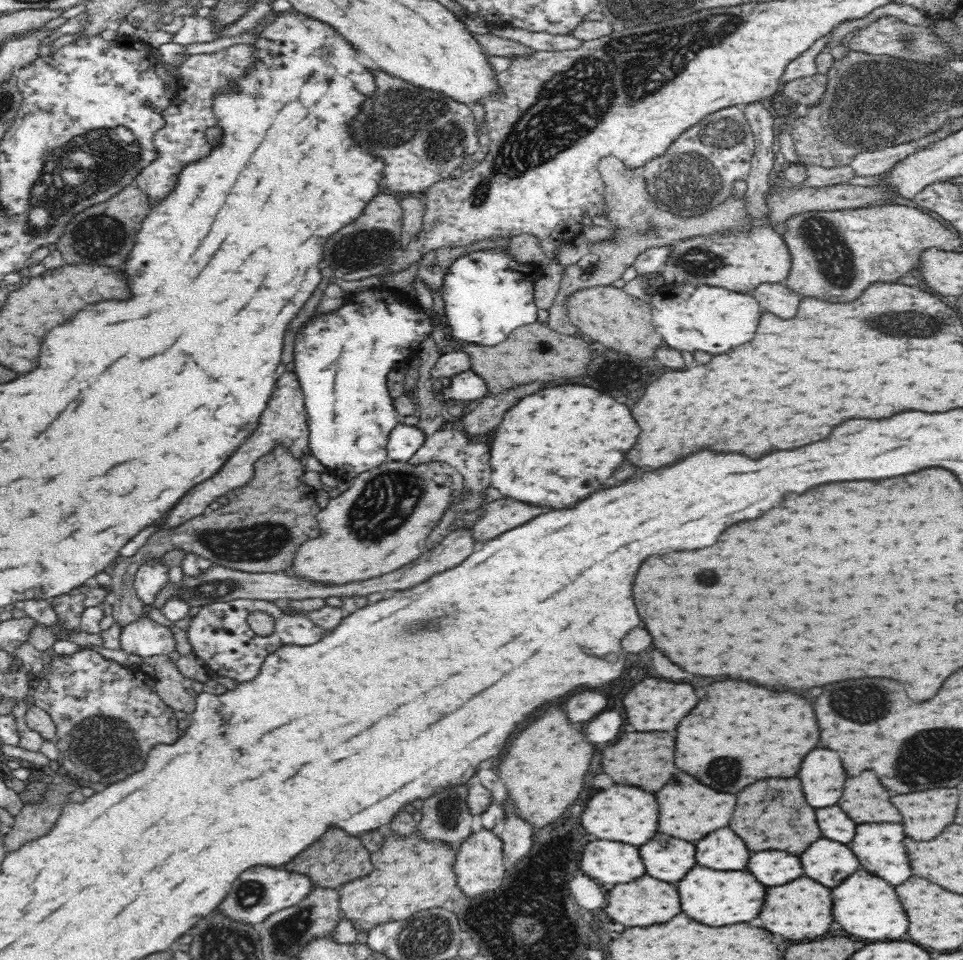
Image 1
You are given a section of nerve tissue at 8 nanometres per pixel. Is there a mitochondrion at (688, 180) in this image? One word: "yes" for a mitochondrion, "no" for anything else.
yes

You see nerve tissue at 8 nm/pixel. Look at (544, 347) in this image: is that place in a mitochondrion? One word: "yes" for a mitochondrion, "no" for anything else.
no

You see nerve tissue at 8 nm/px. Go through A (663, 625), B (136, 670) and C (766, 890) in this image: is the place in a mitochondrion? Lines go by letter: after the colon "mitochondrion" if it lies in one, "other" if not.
A: other
B: other
C: other

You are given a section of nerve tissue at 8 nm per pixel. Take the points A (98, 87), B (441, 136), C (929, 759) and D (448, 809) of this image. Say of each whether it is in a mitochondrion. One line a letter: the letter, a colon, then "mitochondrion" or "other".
A: other
B: mitochondrion
C: mitochondrion
D: mitochondrion

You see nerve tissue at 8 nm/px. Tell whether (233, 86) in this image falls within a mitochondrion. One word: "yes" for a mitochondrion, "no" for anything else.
no

